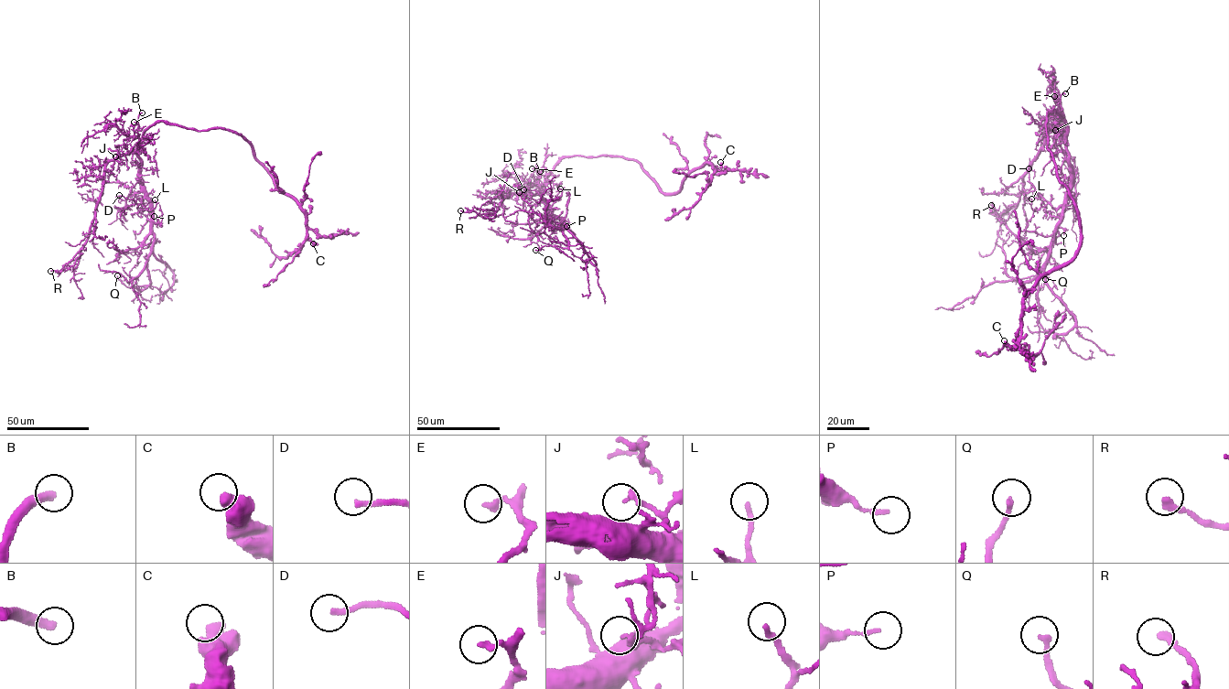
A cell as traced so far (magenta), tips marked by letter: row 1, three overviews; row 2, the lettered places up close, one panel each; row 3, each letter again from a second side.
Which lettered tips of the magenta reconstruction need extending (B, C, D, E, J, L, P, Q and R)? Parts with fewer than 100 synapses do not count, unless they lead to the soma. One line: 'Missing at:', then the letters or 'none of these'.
Missing at: B

